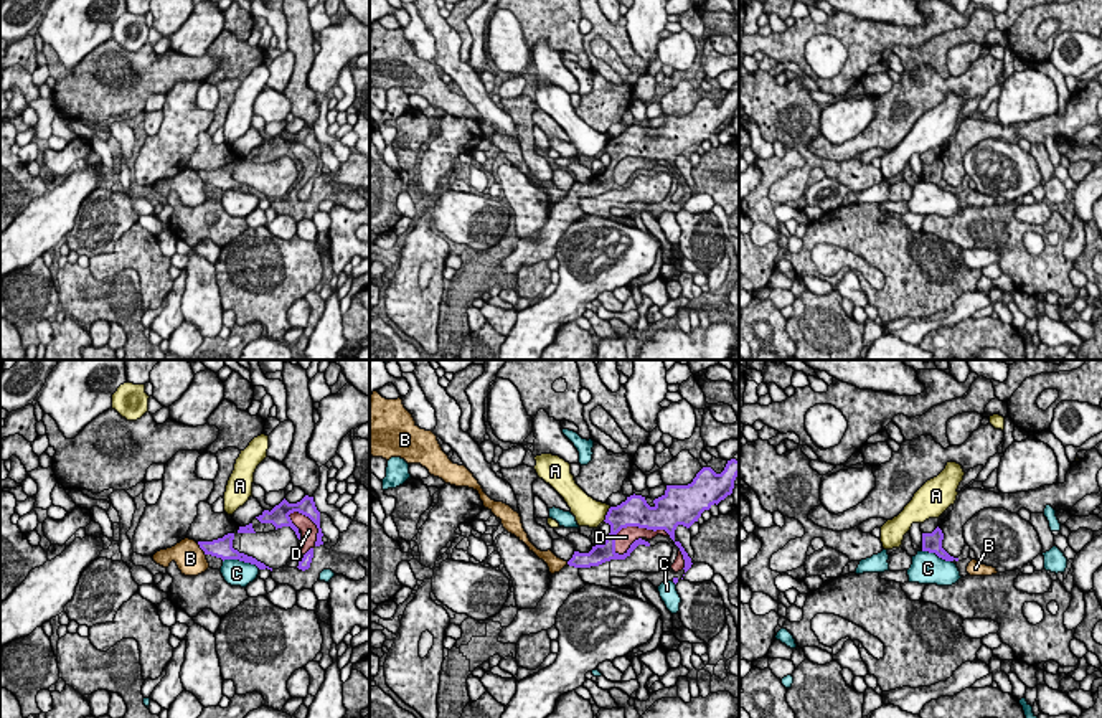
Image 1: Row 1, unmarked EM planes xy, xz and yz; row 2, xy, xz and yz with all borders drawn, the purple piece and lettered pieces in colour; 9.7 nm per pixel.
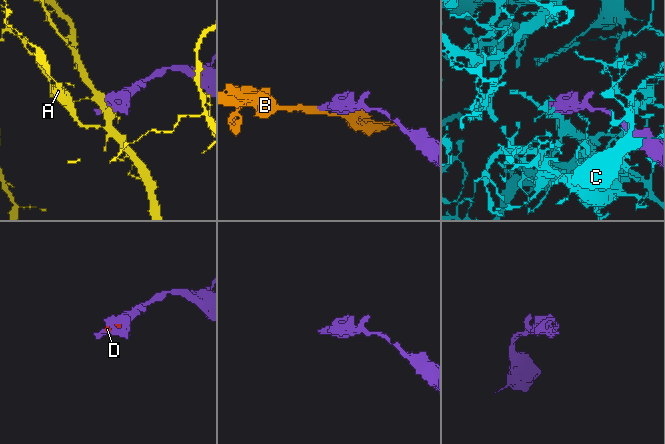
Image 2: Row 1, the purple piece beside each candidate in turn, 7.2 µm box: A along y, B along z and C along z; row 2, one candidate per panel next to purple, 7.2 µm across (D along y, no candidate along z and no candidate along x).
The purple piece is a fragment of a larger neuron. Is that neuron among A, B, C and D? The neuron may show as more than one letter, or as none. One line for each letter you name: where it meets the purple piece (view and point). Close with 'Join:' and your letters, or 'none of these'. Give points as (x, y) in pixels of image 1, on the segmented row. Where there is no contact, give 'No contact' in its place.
Join: none of these

